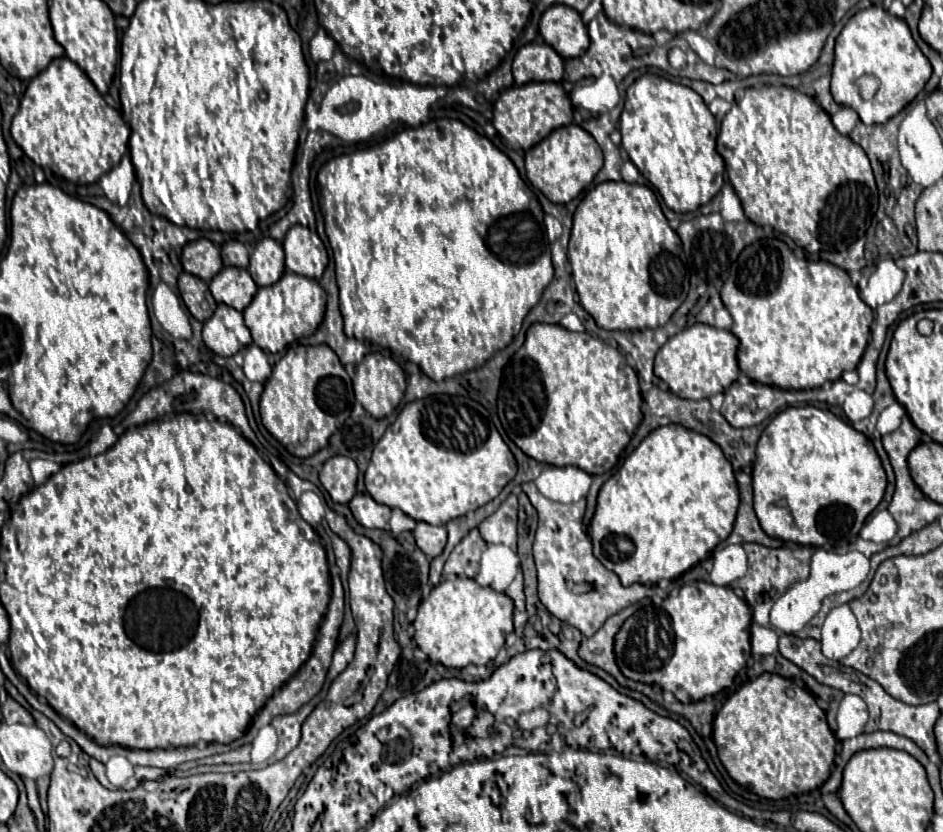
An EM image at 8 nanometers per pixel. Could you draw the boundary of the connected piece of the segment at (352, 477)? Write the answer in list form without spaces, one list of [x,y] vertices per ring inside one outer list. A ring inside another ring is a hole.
[[[333,456],[323,464],[319,480],[333,498],[333,502],[347,504],[355,496],[357,464],[347,456]]]

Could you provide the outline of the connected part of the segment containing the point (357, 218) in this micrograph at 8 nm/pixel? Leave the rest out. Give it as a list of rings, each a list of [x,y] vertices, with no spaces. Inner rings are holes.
[[[431,120],[419,128],[407,128],[393,136],[391,140],[373,146],[369,150],[337,156],[323,164],[317,182],[323,190],[323,216],[325,232],[333,250],[337,286],[339,286],[339,306],[345,318],[345,332],[349,338],[369,340],[391,352],[397,352],[409,362],[415,362],[431,380],[441,382],[455,374],[463,374],[483,366],[495,352],[507,348],[515,334],[521,330],[521,322],[527,312],[541,300],[543,290],[553,278],[551,248],[545,240],[543,210],[537,200],[533,202],[533,192],[521,180],[515,164],[499,152],[487,138],[479,136],[475,130],[467,128],[459,120]]]

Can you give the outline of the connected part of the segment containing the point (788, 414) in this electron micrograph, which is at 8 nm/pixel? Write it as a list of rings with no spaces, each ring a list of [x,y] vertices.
[[[815,406],[787,408],[769,422],[759,438],[753,468],[755,514],[761,528],[771,538],[825,550],[847,548],[857,540],[867,516],[881,502],[885,486],[887,476],[871,440],[851,424],[843,424],[843,420],[829,410],[819,410]]]

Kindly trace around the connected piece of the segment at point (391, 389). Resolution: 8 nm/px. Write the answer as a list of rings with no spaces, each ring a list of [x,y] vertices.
[[[379,352],[367,354],[355,368],[355,400],[373,416],[389,416],[405,392],[405,374],[401,366]]]

